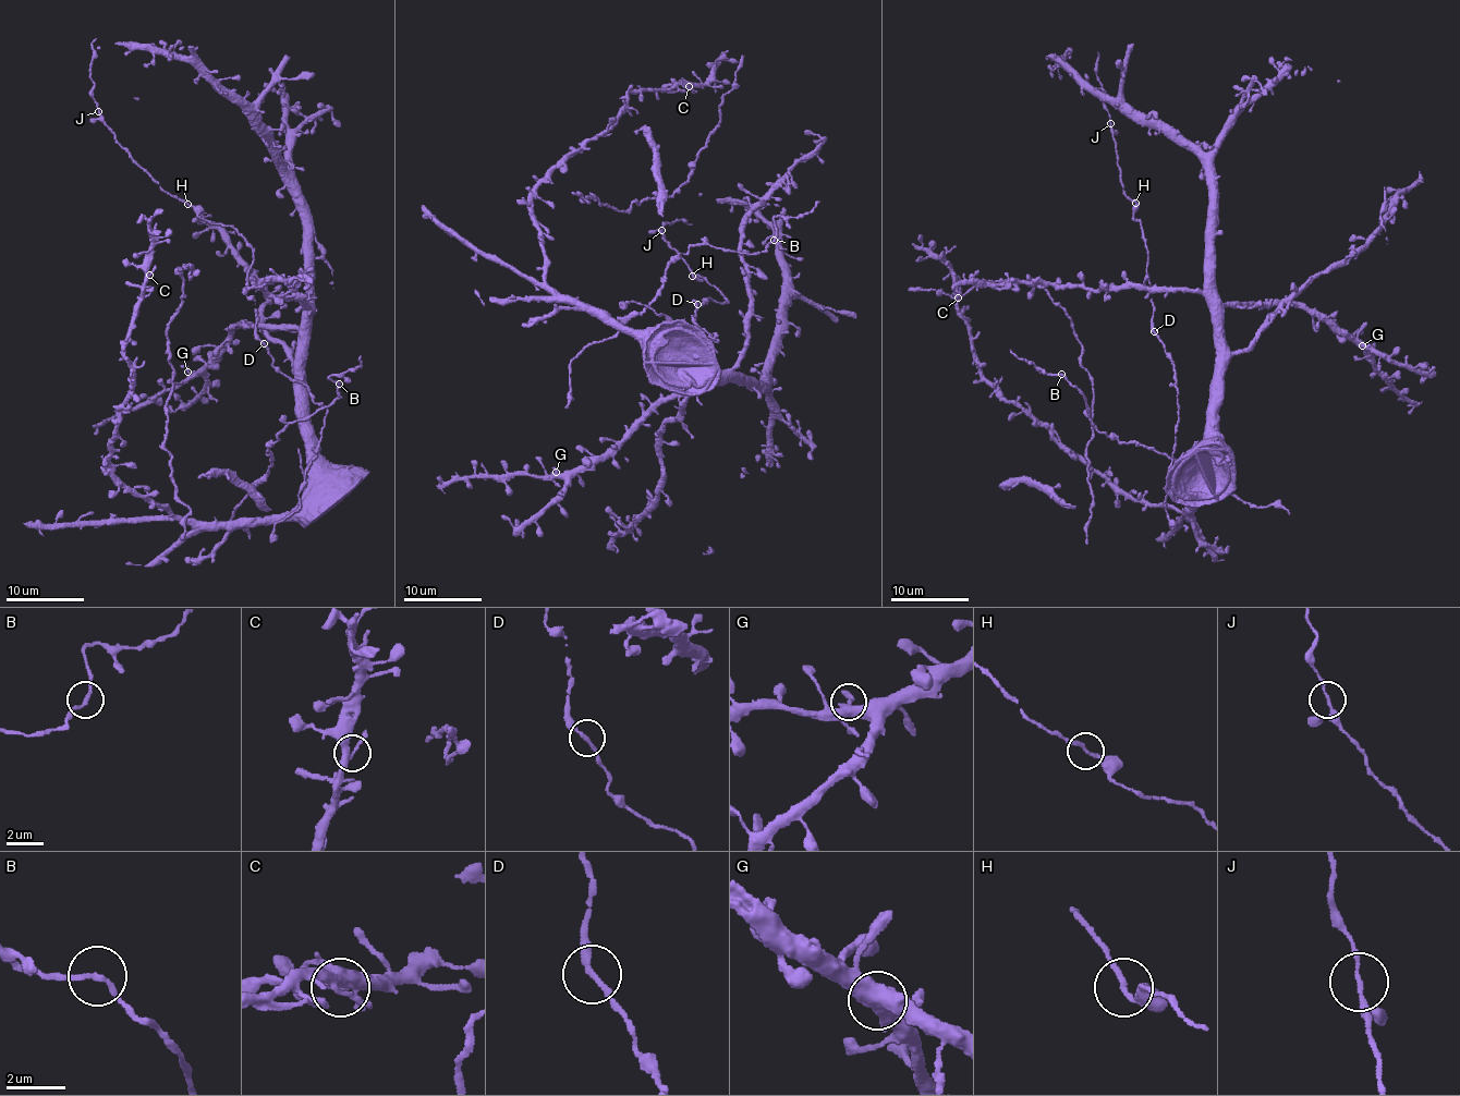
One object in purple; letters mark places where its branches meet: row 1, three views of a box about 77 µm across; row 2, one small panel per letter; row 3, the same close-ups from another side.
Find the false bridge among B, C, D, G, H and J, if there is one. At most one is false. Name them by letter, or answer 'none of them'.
none of them

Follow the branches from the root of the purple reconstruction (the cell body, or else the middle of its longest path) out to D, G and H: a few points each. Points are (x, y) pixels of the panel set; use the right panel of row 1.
D: (1178, 483), (1180, 484), (1177, 490), (1170, 491), (1168, 471), (1178, 419), (1176, 373), (1165, 344), (1154, 331)
G: (1178, 483), (1178, 467), (1201, 447), (1208, 428), (1220, 311), (1302, 304), (1362, 345)
H: (1178, 483), (1177, 490), (1170, 491), (1178, 419), (1176, 373), (1152, 325), (1147, 246), (1132, 217), (1135, 204)

